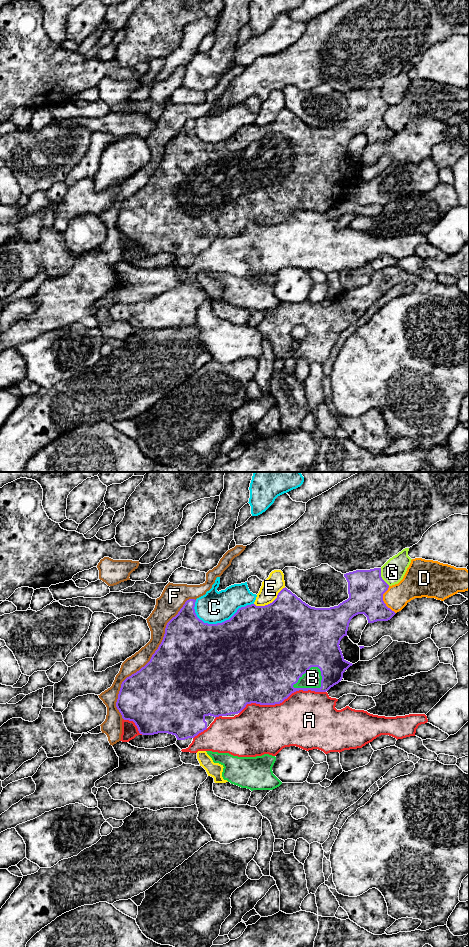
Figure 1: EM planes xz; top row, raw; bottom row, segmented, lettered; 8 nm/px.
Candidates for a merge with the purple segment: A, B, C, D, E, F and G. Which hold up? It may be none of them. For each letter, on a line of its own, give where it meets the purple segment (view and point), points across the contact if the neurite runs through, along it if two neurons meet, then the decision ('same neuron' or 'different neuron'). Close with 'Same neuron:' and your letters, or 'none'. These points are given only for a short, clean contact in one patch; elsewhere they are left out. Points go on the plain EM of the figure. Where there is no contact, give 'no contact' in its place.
A: xz (281, 222) | different neuron
B: xz (305, 192) | same neuron
C: xz (222, 142) | different neuron
D: xz (382, 120) | different neuron
E: xz (270, 123) | different neuron
F: xz (151, 178) | different neuron
G: xz (381, 97) | different neuron
Same neuron: B

